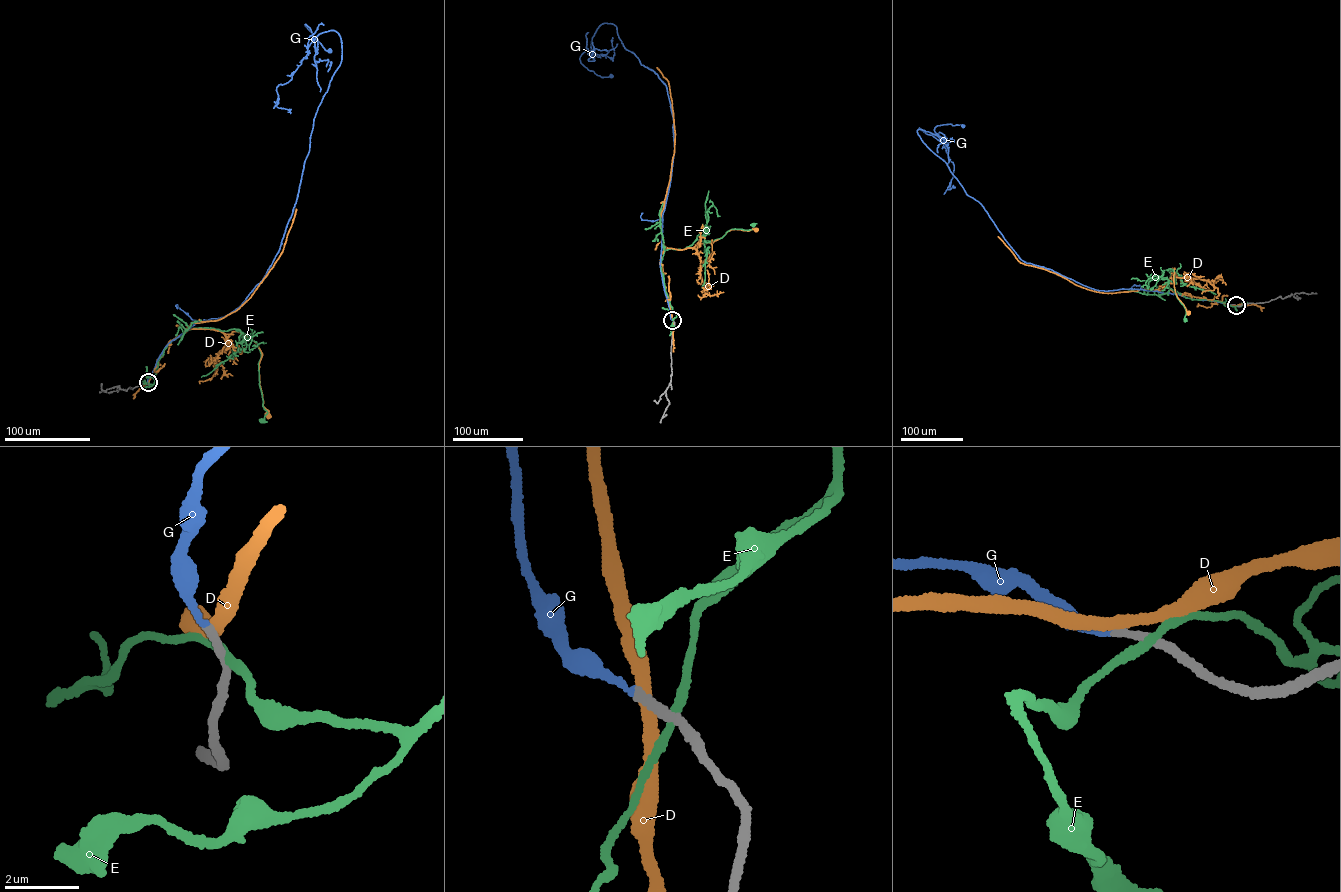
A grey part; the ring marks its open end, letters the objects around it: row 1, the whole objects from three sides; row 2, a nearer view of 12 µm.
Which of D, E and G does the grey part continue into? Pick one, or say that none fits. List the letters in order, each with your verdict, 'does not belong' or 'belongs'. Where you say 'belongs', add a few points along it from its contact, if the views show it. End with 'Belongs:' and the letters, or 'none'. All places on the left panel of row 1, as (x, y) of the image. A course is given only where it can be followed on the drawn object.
D: does not belong
E: does not belong
G: belongs; it runs (148, 382), (166, 345), (237, 308), (272, 264), (342, 58), (338, 33), (313, 40), (304, 24), (329, 50)
Belongs: G

